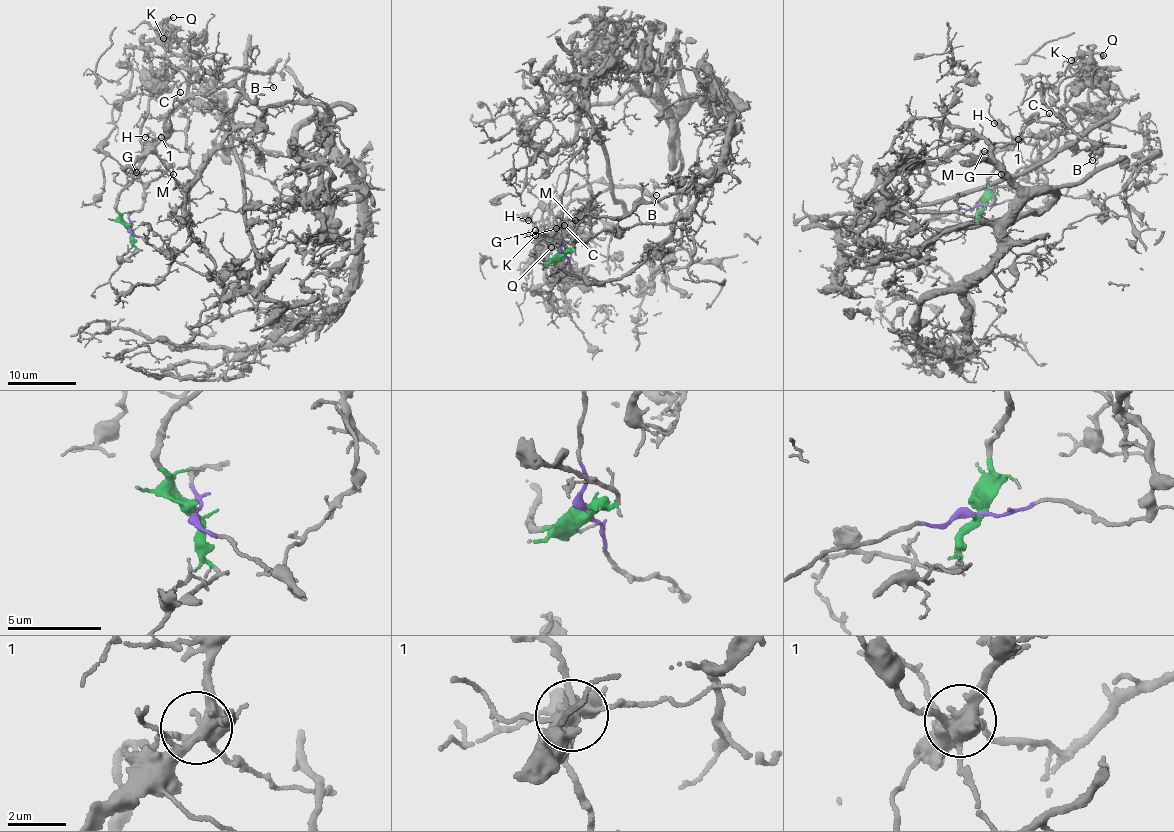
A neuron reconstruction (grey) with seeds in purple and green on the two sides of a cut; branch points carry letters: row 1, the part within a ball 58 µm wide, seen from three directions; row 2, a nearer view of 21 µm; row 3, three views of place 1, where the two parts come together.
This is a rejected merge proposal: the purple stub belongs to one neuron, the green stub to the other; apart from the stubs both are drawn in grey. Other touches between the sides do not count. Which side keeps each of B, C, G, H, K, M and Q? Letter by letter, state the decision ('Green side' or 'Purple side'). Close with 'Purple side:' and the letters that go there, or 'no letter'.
B: Green side
C: Green side
G: Green side
H: Green side
K: Purple side
M: Green side
Q: Purple side
Purple side: K, Q

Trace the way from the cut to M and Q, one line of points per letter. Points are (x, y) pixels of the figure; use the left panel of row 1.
M: (129, 228), (119, 217), (116, 204), (123, 188), (130, 184), (135, 162), (154, 153), (168, 162), (173, 175)
Q: (130, 228), (128, 216), (140, 210), (143, 200), (133, 169), (141, 159), (152, 78), (141, 43), (173, 16)

